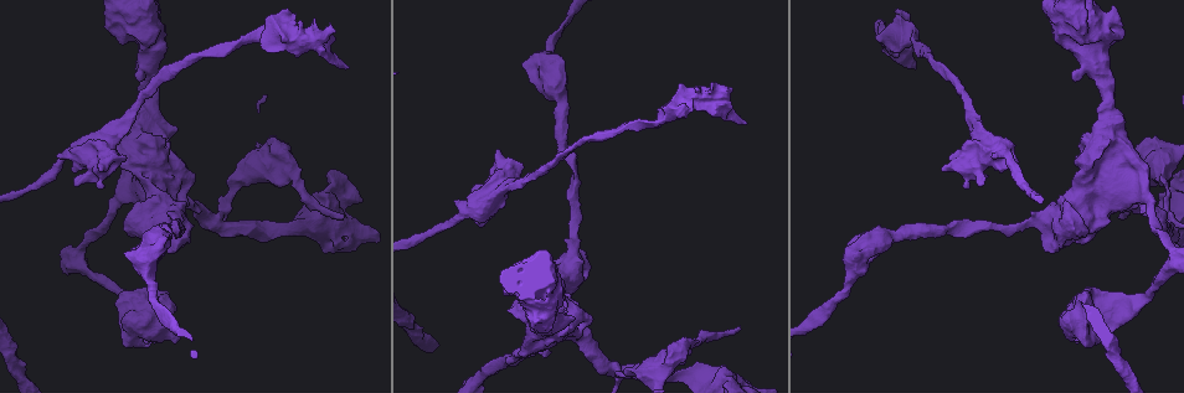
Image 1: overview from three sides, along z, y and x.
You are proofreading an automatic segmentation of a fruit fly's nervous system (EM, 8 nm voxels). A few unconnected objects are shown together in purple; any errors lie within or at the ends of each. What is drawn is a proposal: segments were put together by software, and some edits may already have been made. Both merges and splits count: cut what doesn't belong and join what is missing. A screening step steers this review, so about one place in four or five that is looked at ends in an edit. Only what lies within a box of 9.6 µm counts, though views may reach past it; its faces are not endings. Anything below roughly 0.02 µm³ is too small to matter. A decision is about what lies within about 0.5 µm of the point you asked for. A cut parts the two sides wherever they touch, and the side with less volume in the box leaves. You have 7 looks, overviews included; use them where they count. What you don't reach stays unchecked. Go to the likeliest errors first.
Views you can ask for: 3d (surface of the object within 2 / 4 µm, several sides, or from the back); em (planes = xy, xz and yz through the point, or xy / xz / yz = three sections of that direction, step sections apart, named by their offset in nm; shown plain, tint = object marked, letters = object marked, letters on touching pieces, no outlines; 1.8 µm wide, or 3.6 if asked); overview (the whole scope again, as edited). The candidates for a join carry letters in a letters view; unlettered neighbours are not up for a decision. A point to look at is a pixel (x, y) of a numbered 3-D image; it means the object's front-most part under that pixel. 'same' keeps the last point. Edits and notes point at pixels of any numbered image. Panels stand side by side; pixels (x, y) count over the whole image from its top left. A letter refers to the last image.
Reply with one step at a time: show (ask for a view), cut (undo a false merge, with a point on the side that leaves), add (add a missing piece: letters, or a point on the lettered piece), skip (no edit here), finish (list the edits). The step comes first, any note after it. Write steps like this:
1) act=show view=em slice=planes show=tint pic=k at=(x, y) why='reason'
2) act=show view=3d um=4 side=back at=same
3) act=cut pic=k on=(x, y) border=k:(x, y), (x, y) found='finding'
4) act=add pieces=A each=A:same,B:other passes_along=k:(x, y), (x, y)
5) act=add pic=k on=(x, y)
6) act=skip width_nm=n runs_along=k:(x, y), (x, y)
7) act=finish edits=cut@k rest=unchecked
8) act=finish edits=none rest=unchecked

act=show view=em slice=yz step=8 show=plain pic=1 at=(222, 228) why='sharp bend'

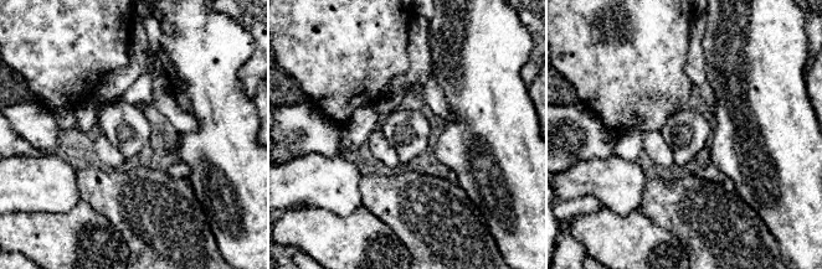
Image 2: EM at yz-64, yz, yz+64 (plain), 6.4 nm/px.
act=show view=em slice=yz step=8 show=letters at=same

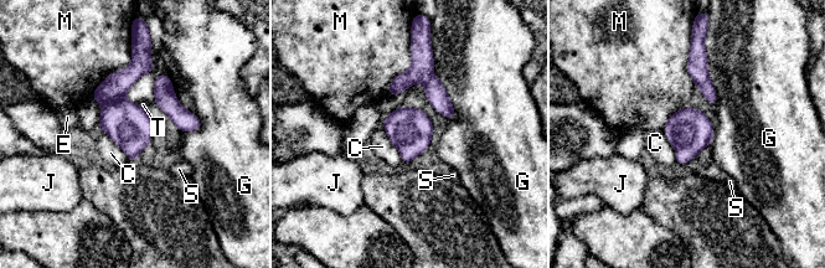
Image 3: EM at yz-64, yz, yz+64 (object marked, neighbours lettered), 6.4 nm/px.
act=cut pic=3 on=(117, 83) each=C:other,E:other,G:other,J:other,M:other,S:other,T:other found='two cells meet here'

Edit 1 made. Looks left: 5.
act=show view=em um=3.6 slice=yz step=8 show=tint pic=1 at=(710, 101) why='sudden change in width'

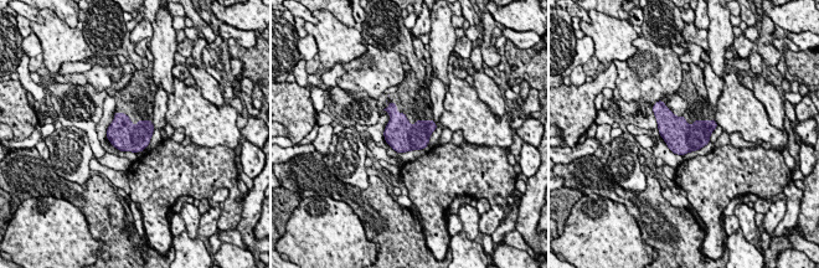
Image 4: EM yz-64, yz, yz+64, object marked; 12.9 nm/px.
act=show view=em um=3.6 slice=planes show=letters at=same why='another direction'

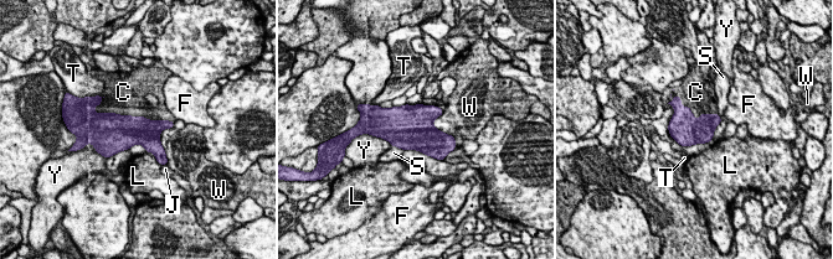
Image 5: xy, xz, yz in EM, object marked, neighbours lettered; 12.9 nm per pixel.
act=add pieces=C width_nm=400 each=C:same,F:other,J:other,L:other,S:other,T:other,W:other,Y:other found='the cell continues'

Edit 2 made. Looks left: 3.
act=show view=em slice=planes show=tint pic=1 at=(1070, 315) why='free end'

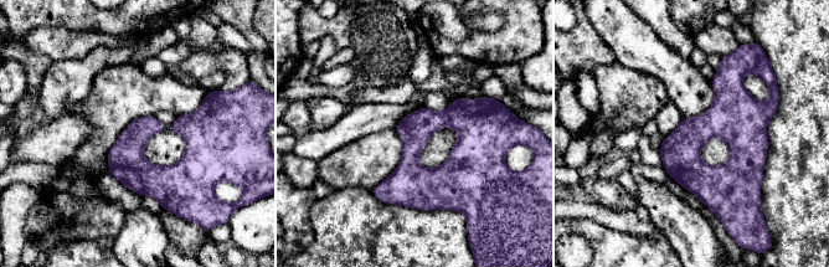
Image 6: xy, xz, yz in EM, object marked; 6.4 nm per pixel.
act=show view=em slice=planes show=letters at=same

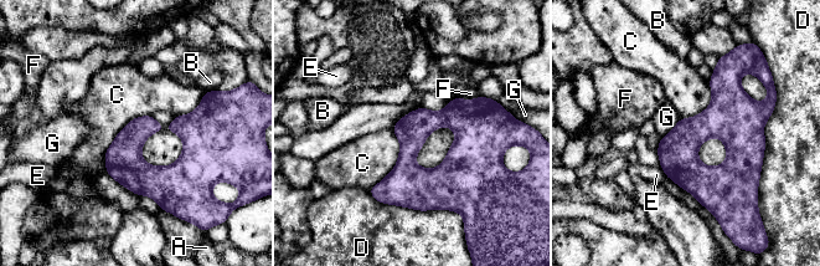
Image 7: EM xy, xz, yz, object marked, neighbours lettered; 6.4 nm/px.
act=skip each=A:other,B:other,C:other,D:other,E:other,F:other,G:other runs_along=7:(486, 128), (431, 188), (374, 192) found='no lettered piece goes on from it'

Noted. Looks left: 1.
act=finish edits=cut@3,add@5 rest=unchecked

